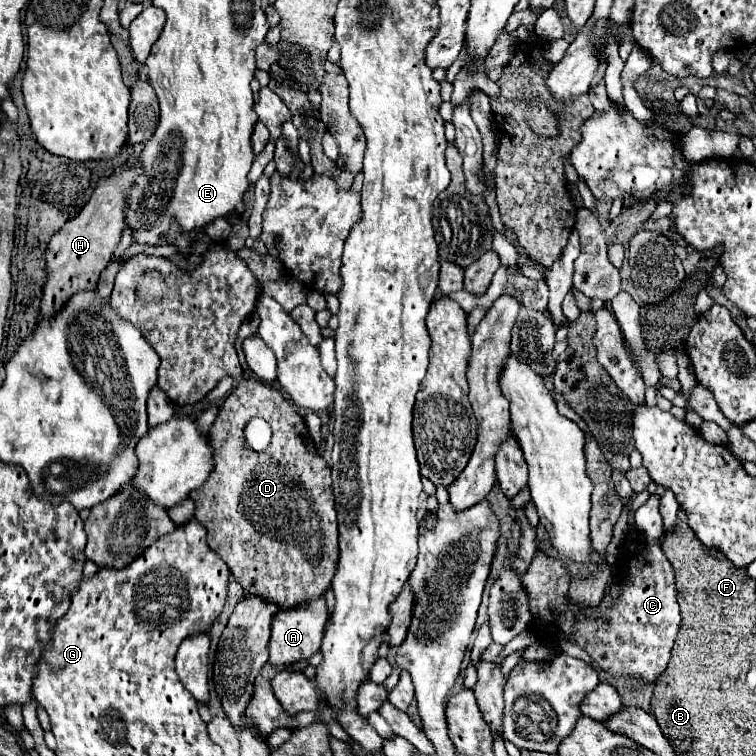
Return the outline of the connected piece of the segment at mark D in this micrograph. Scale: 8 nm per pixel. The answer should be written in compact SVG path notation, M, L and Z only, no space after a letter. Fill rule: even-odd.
M243 379L219 405L217 419L209 429L209 445L213 449L215 469L189 497L195 501L195 519L207 529L211 549L227 563L247 595L251 593L275 603L279 609L293 609L319 599L331 587L339 563L337 511L331 491L331 469L317 453L297 407L285 401L277 389L253 379ZM251 417L263 417L273 431L271 445L261 453L249 449L243 437L243 427Z

